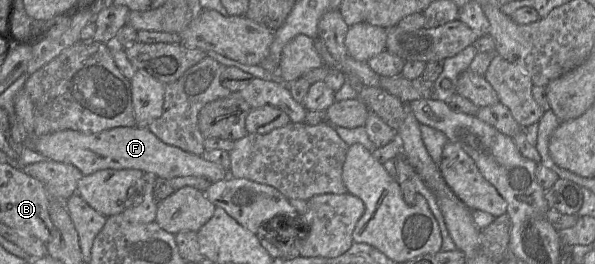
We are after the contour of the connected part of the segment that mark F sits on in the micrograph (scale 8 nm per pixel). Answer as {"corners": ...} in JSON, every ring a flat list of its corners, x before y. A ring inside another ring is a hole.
{"corners":[[137,125,135,127,117,127,94,134,62,130,34,137,33,149,51,161,75,166,83,176,104,169,137,169,164,179,198,176,204,177,212,183,224,180,229,176,223,167,206,161,202,156,165,144,148,127]]}

